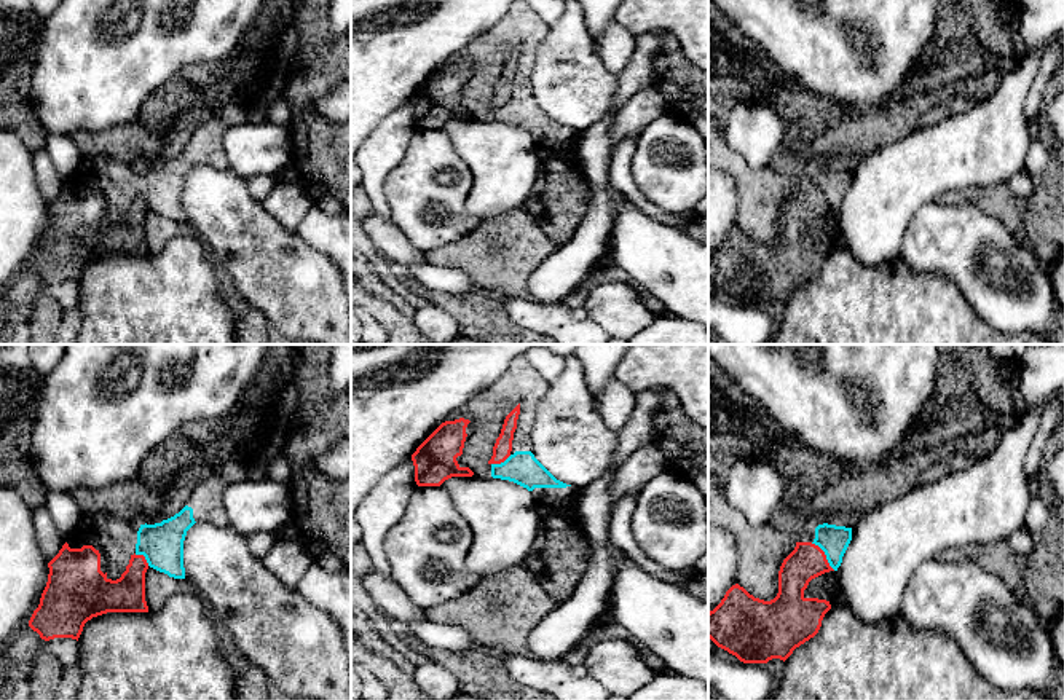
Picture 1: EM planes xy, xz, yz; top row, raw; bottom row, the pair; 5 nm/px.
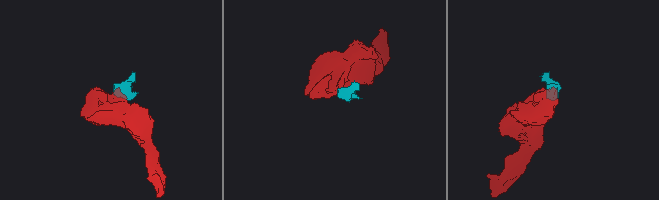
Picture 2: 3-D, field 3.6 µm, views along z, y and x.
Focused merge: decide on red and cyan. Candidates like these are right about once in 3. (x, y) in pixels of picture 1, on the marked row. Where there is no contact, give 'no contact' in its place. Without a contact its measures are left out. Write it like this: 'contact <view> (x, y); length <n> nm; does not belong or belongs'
contact yz (825, 555); length 190 nm; does not belong

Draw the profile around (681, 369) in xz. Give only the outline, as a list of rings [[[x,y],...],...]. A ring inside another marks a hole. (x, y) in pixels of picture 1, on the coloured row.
[[[629,344],[614,378],[635,394],[665,387],[676,395],[689,419],[708,429],[708,344]]]

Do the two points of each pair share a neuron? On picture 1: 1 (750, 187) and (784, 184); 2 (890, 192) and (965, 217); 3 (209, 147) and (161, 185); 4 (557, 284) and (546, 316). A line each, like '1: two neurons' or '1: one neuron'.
1: one neuron
2: two neurons
3: one neuron
4: two neurons

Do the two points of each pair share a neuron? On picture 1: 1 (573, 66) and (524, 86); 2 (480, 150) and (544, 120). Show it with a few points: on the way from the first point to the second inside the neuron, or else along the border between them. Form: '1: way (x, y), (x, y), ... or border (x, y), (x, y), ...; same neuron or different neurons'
1: border (536, 47), (532, 96), (551, 115); different neurons
2: border (485, 120), (508, 121), (525, 129), (541, 149); different neurons

